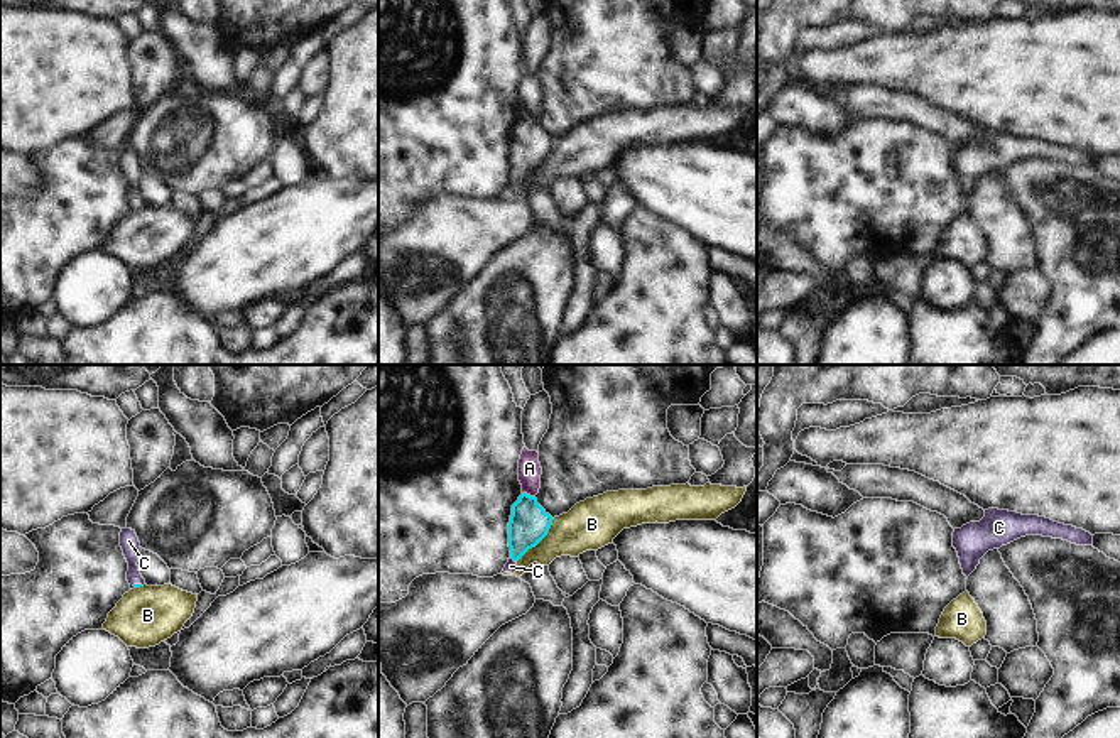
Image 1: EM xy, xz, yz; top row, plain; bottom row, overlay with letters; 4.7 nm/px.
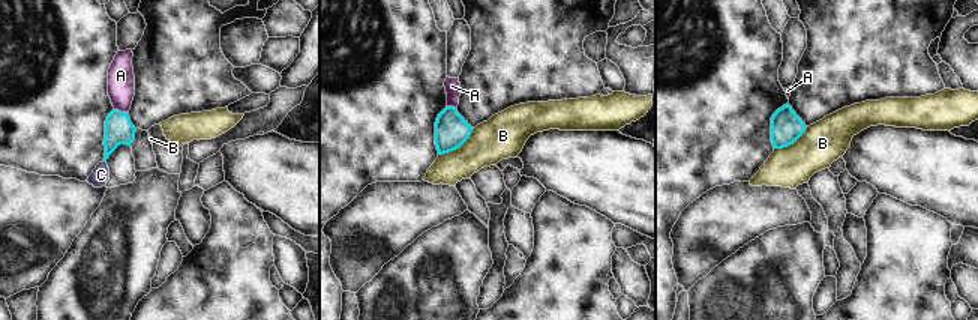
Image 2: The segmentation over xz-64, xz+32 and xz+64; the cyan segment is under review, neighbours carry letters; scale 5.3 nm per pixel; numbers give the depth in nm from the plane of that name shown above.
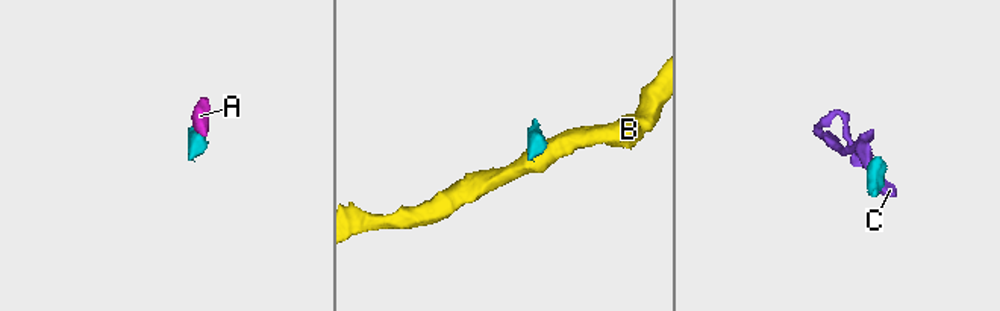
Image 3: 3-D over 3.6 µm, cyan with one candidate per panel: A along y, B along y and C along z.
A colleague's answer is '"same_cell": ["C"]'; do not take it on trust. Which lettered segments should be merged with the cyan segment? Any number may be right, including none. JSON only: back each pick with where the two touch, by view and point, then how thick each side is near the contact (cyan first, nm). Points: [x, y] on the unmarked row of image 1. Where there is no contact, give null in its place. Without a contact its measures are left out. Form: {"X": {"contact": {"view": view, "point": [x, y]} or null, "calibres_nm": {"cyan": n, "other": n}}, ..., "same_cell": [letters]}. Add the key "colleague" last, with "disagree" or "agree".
{"C": {"contact": {"view": "xy", "point": [137, 206]}, "calibres_nm": {"cyan": 20, "other": 90}}, "same_cell": ["C"], "colleague": "agree"}

